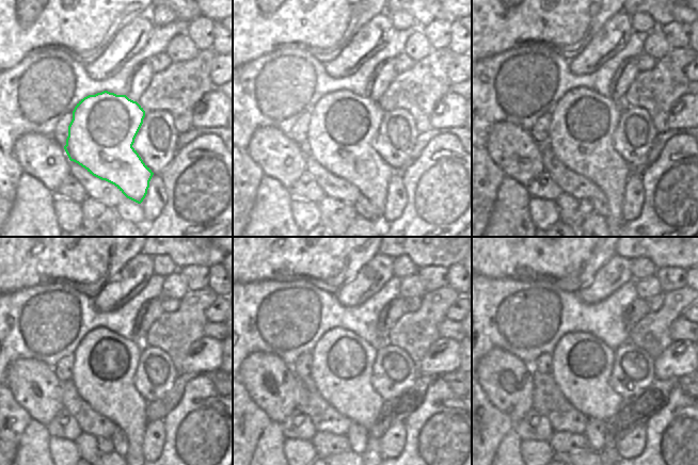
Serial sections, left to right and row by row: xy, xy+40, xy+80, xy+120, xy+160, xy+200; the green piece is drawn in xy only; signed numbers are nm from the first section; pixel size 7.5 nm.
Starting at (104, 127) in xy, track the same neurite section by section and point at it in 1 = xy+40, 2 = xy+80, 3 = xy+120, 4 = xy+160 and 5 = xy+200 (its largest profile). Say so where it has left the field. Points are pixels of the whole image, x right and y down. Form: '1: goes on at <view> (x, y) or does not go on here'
1: goes on at xy+40 (340, 134)
2: goes on at xy+80 (583, 122)
3: goes on at xy+120 (105, 364)
4: goes on at xy+160 (342, 362)
5: goes on at xy+200 (582, 364)

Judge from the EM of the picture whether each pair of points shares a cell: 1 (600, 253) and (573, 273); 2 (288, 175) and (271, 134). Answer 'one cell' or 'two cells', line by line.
1: one cell
2: one cell

